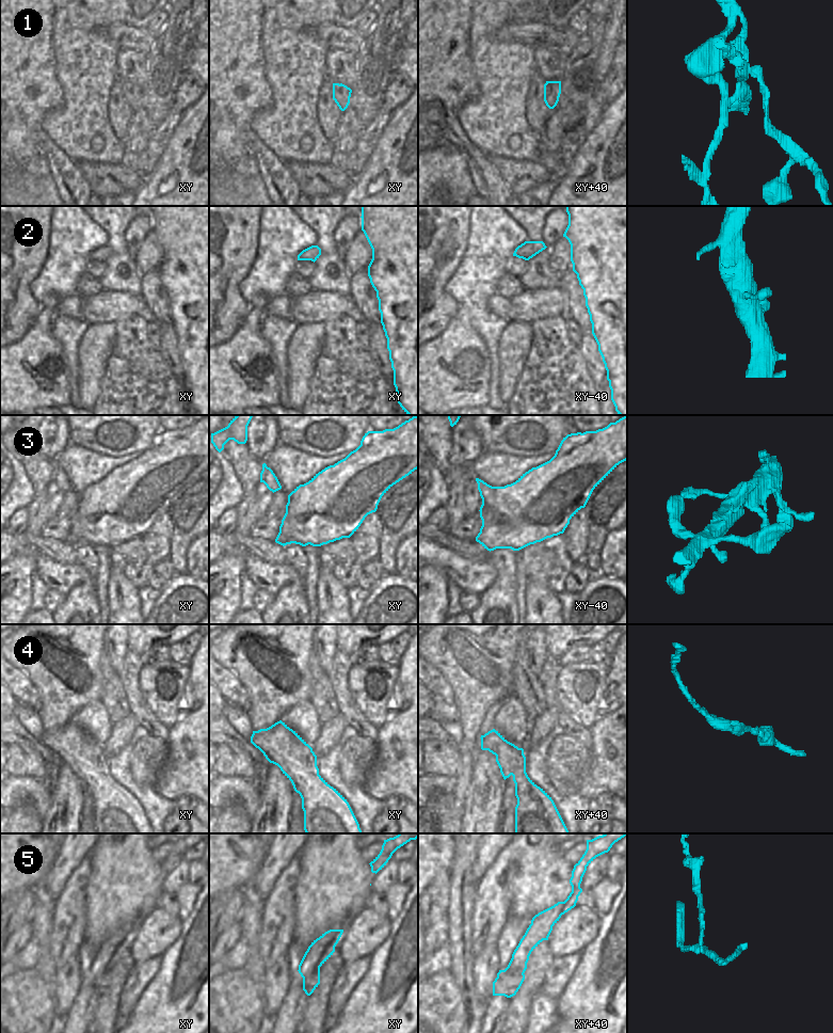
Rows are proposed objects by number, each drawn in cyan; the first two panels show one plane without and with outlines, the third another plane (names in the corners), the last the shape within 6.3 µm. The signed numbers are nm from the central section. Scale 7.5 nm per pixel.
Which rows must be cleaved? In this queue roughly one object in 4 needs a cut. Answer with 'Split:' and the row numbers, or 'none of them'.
Split: 1, 5

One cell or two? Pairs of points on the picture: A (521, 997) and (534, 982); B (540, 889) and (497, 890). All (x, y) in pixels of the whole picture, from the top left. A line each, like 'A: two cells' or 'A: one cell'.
A: one cell
B: two cells

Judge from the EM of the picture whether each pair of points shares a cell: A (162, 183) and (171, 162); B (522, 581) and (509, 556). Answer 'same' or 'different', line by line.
A: same
B: different

